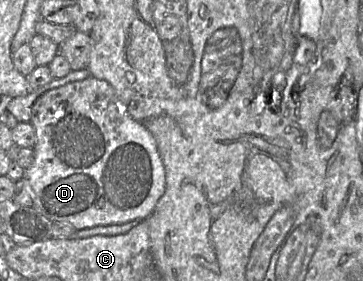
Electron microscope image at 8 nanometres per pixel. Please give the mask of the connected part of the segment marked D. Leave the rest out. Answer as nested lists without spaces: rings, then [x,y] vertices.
[[[89,77],[81,81],[75,81],[50,90],[41,95],[33,104],[30,123],[36,133],[36,144],[33,147],[34,161],[25,169],[26,178],[33,190],[32,207],[52,221],[67,222],[77,230],[96,226],[108,226],[125,224],[135,220],[146,219],[154,210],[158,200],[165,191],[165,168],[160,157],[156,141],[152,134],[139,122],[129,116],[125,106],[118,99],[112,86],[101,79]]]

